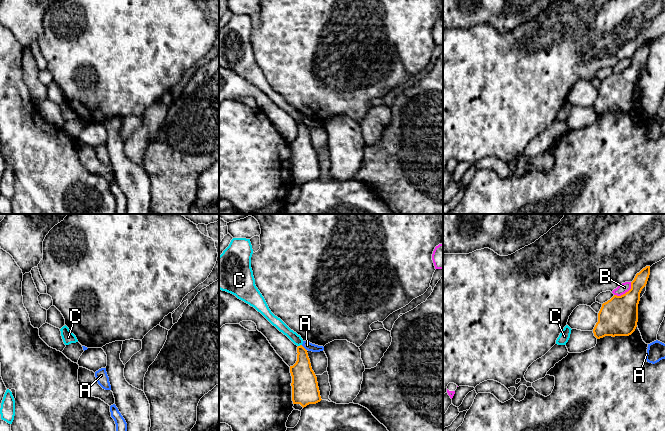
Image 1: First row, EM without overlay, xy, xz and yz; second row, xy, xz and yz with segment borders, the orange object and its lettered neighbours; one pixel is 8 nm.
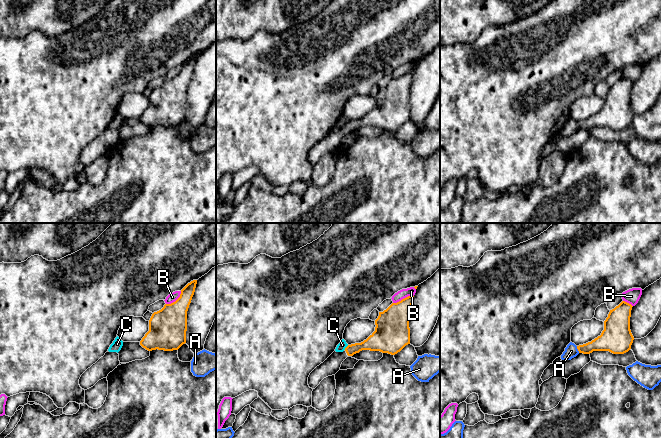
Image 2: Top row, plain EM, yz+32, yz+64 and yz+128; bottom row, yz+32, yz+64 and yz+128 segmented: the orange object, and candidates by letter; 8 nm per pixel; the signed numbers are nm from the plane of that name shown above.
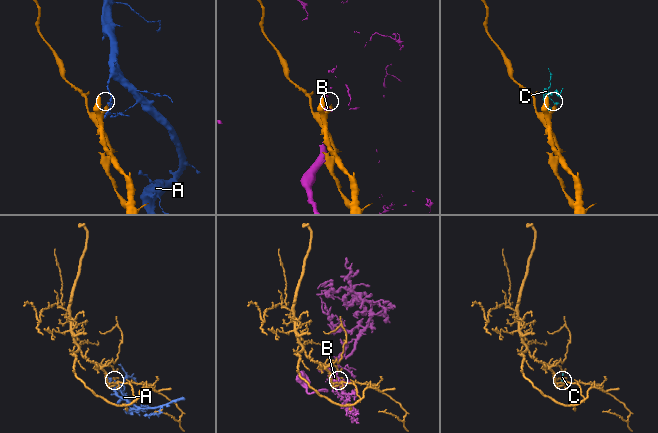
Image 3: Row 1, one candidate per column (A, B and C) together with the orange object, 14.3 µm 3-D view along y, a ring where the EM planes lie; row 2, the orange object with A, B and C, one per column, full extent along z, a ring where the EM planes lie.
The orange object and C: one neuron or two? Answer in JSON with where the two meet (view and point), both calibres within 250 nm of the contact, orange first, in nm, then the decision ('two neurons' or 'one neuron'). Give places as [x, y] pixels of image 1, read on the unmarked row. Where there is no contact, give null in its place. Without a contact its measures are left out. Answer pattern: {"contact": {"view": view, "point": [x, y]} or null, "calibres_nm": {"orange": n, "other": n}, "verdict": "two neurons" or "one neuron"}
{"contact": {"view": "xz", "point": [300, 121]}, "calibres_nm": {"orange": 180, "other": 80}, "verdict": "two neurons"}

